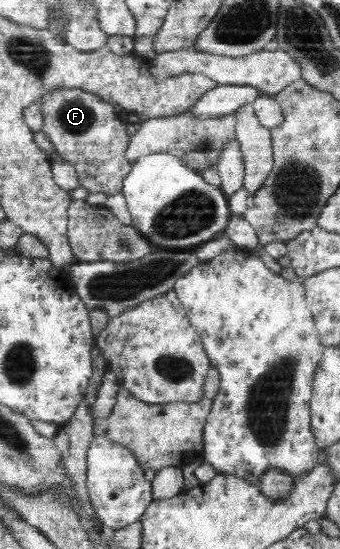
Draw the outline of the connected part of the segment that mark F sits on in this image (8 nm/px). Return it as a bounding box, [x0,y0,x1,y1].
[39,92,133,198]

